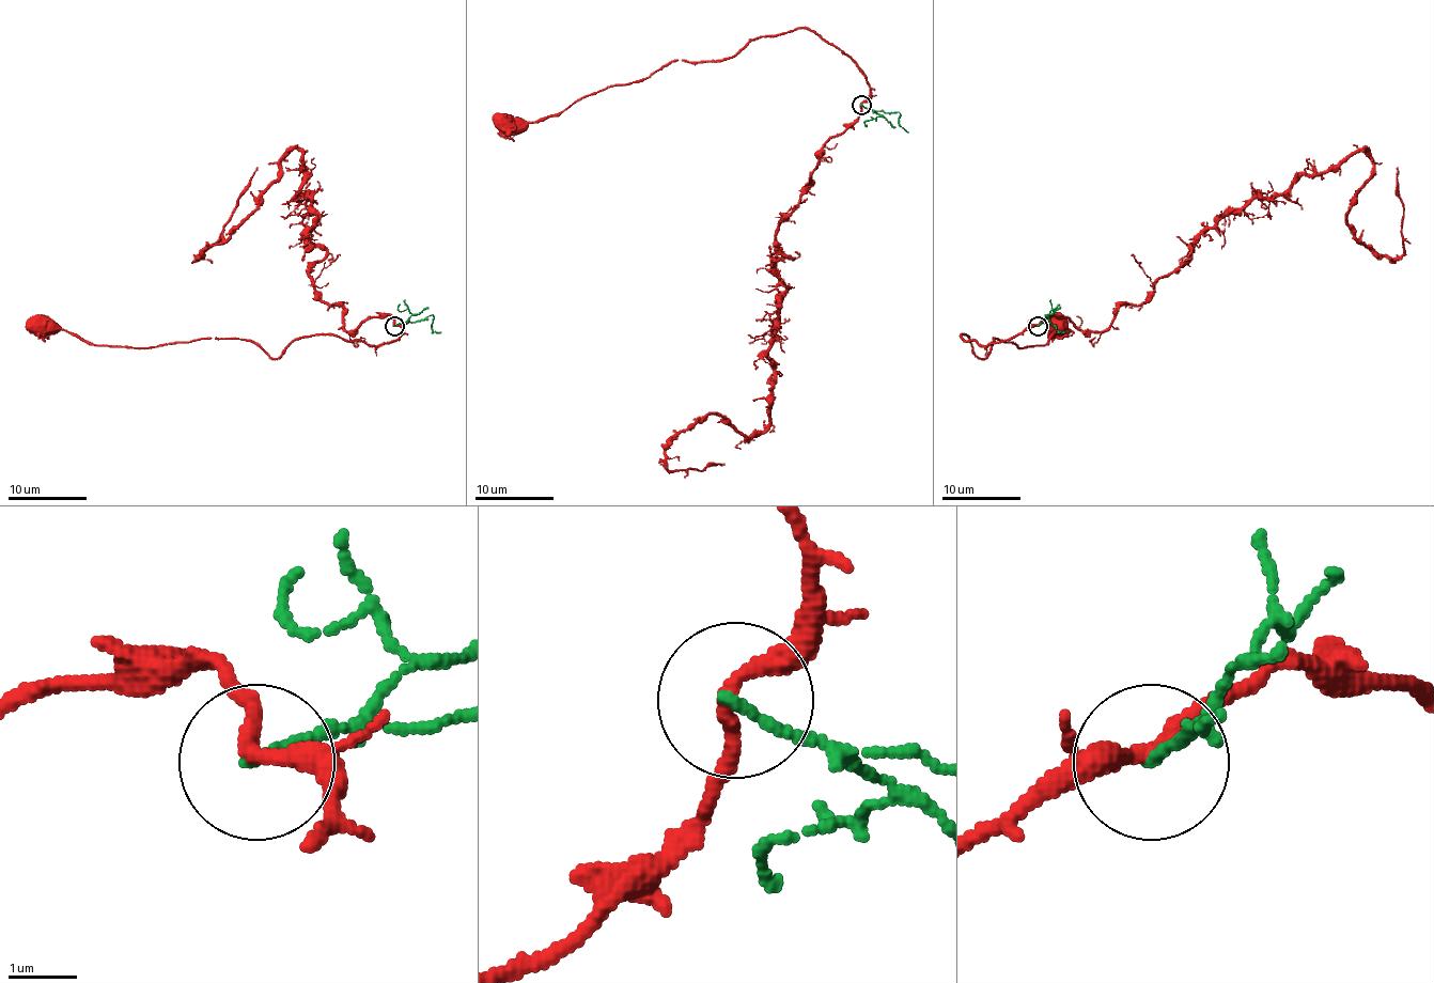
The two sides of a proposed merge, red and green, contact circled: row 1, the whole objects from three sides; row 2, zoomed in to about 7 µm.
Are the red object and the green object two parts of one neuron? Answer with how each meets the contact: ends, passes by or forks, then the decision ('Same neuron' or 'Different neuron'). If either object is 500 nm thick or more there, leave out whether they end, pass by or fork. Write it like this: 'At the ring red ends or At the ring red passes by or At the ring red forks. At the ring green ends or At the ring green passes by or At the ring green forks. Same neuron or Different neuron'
At the ring red passes by. At the ring green ends. Different neuron

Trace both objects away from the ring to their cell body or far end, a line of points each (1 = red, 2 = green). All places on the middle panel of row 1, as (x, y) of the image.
1: (861, 104), (777, 228), (792, 259), (765, 430), (706, 414), (665, 451), (670, 471), (723, 463)
2: (861, 105), (897, 113), (899, 123), (908, 133)

